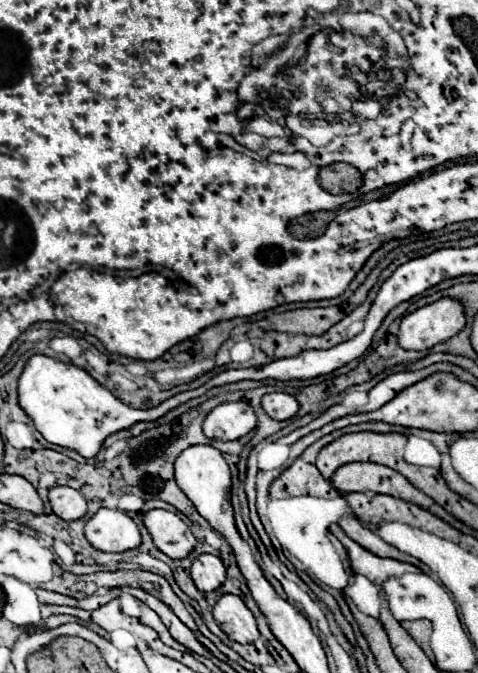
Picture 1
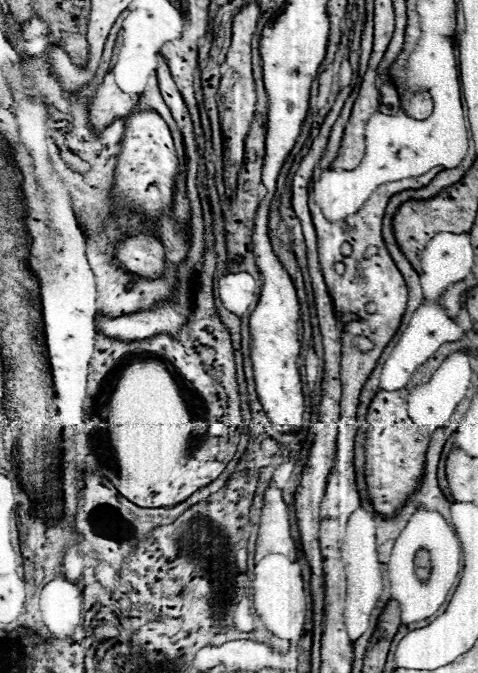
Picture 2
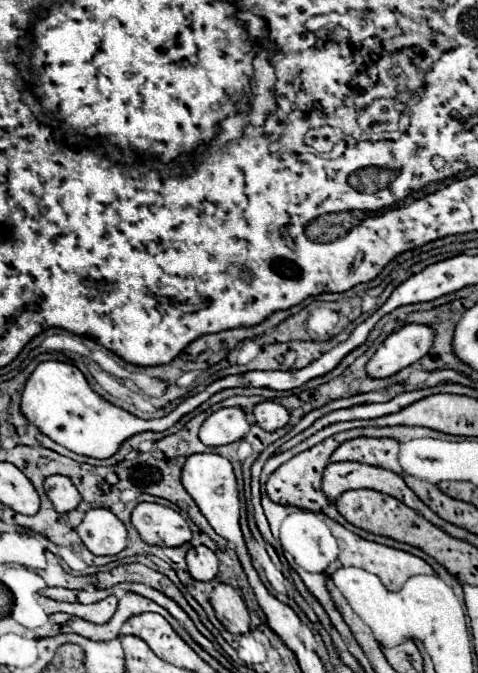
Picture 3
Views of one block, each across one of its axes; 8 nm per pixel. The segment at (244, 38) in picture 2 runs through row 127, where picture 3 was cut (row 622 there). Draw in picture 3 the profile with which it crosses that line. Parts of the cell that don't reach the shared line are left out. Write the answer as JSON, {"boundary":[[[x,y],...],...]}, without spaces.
{"boundary":[[[218,584],[212,592],[212,608],[216,618],[224,624],[224,628],[232,634],[248,634],[250,632],[250,616],[242,596],[228,584]]]}

